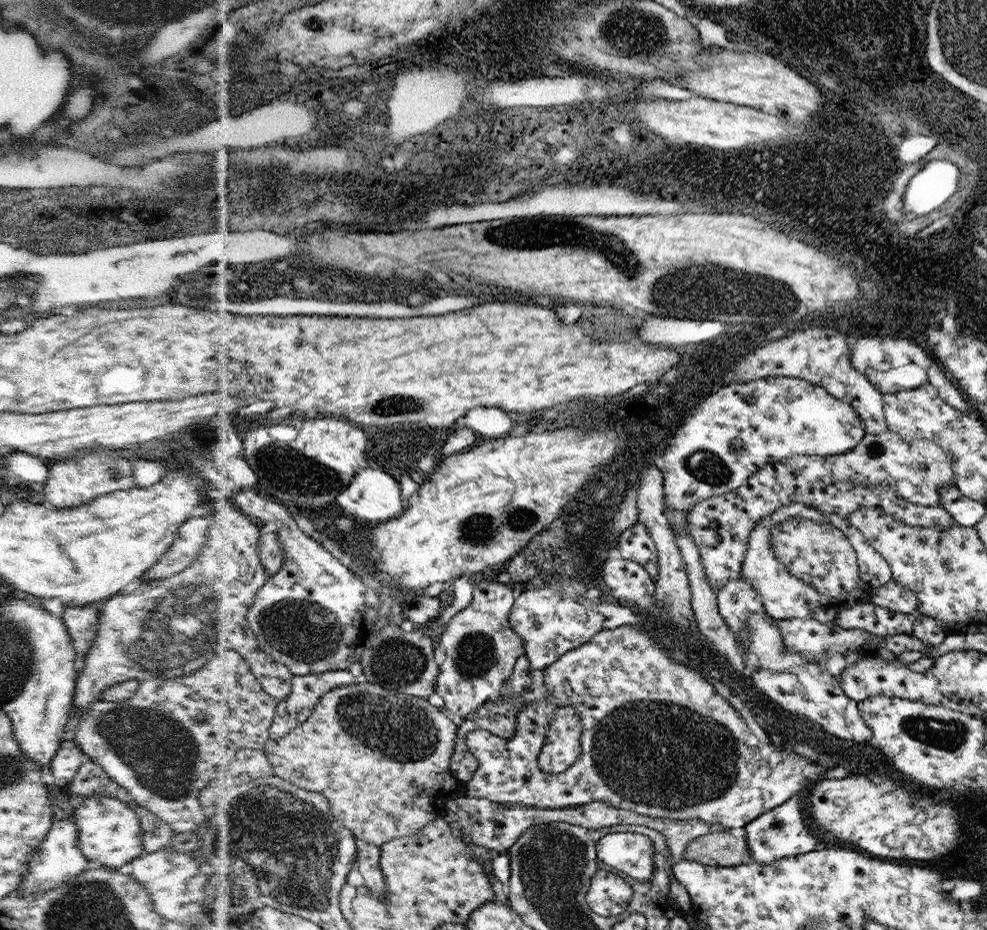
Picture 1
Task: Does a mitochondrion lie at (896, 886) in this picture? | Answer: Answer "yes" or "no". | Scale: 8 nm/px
no

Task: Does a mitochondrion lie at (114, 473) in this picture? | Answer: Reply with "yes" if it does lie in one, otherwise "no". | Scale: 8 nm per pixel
yes

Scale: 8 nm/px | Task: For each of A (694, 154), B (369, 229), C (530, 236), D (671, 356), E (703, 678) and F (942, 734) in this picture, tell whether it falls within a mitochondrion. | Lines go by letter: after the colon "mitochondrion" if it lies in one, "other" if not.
A: other
B: other
C: mitochondrion
D: other
E: other
F: mitochondrion

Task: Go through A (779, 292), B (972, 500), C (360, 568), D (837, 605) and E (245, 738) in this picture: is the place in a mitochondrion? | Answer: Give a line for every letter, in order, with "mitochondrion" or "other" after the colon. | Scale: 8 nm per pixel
A: mitochondrion
B: other
C: other
D: other
E: other

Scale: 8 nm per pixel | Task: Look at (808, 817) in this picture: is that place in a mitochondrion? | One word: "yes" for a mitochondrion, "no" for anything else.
no

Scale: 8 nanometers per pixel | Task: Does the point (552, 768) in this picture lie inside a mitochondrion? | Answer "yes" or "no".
no

